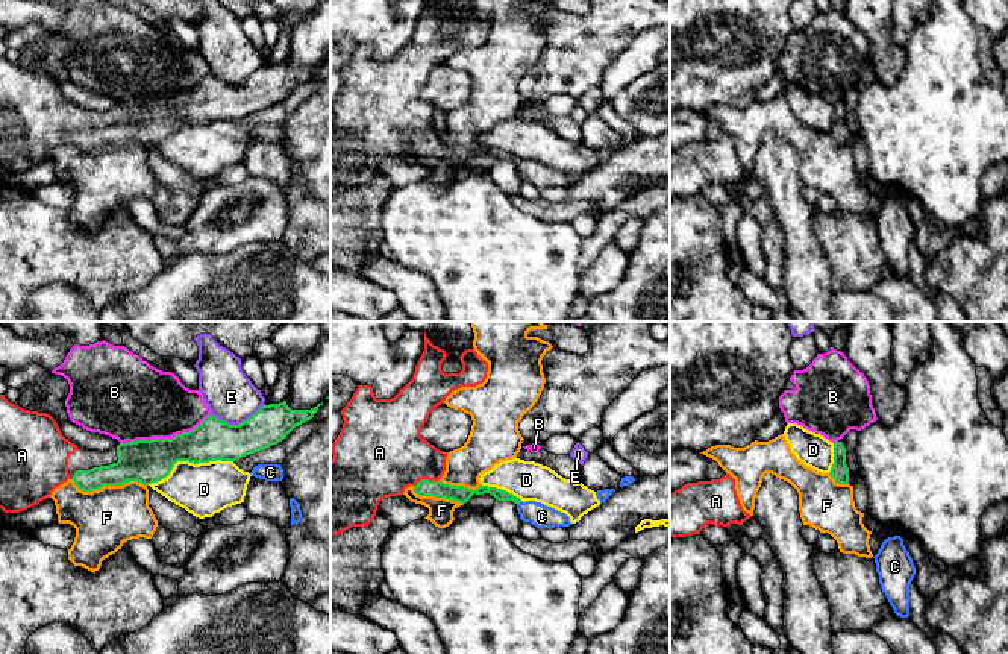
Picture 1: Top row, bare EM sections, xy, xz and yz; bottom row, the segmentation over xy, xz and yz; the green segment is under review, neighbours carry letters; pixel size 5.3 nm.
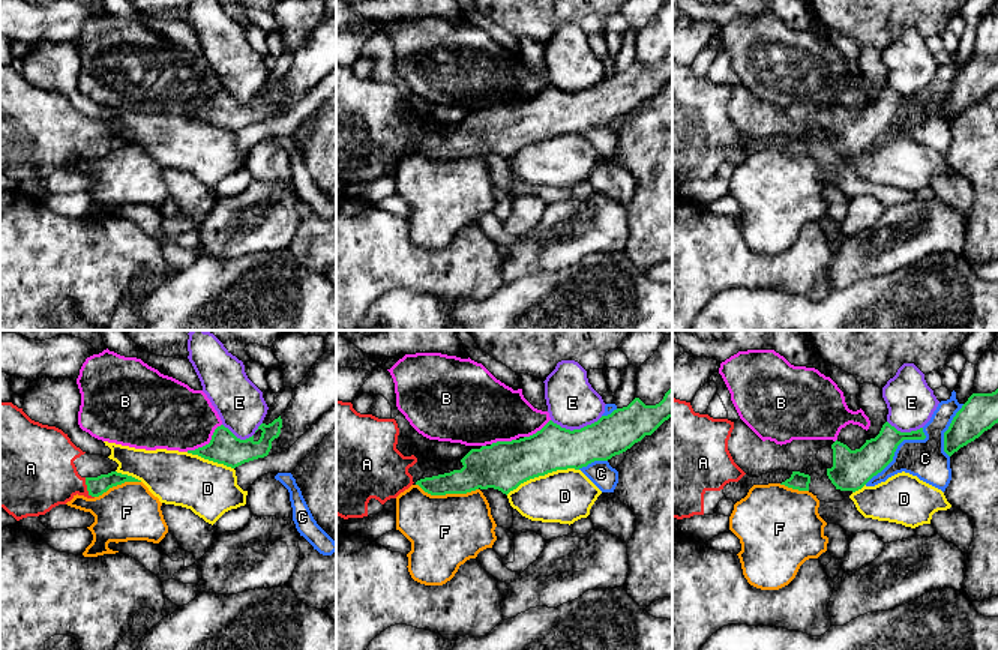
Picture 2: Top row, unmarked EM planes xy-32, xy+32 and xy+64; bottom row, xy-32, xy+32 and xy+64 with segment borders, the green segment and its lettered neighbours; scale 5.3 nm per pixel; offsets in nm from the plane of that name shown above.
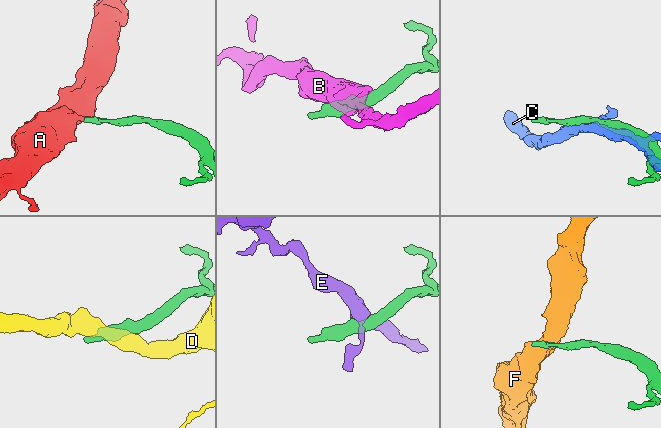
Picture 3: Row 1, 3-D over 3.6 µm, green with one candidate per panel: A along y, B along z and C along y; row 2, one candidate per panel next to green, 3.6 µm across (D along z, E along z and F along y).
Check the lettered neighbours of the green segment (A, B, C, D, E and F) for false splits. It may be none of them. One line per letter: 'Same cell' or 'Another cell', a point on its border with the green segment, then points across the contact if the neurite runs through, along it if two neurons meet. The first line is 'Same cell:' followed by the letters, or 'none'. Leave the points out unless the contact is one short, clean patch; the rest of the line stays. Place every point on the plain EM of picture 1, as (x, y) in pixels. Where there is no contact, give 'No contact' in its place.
Same cell: A
A: Same cell. Touches green at xz (426, 140). Path across: xz (425, 147), (426, 140), (405, 119), (387, 114)
B: Another cell. Touches green at xy (164, 99)
C: Another cell. Touches green at xz (519, 163)
D: Another cell. Touches green at xy (188, 120)
E: Another cell. Touches green at xy (237, 85). Boundary: xy (264, 64), (238, 84), (226, 84), (211, 75)
F: Another cell. Touches green at xy (109, 144). Boundary: xy (72, 140), (84, 150), (122, 146), (129, 141), (146, 144)

